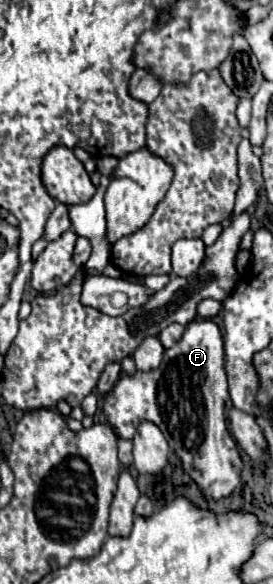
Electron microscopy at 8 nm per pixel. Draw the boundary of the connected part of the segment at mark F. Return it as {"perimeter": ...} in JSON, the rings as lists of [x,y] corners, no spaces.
{"perimeter":[[[193,319],[179,343],[165,351],[161,367],[135,375],[121,375],[105,395],[107,423],[121,439],[133,439],[141,421],[153,421],[179,455],[183,469],[203,489],[205,497],[221,499],[233,493],[241,481],[241,457],[227,429],[225,417],[227,375],[223,337],[213,319]]]}

